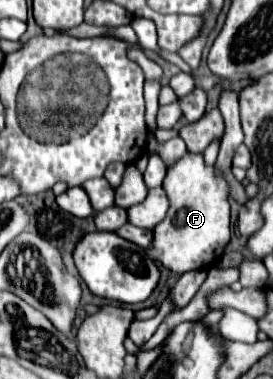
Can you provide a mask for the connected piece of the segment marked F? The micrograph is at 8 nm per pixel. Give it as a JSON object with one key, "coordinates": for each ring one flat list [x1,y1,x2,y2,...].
{"coordinates":[[186,151,168,167,162,187,170,199,170,213,162,225,154,227,154,249,158,251,158,261,176,275,212,267,230,243,228,181,218,175,214,165,206,165,202,153]]}

